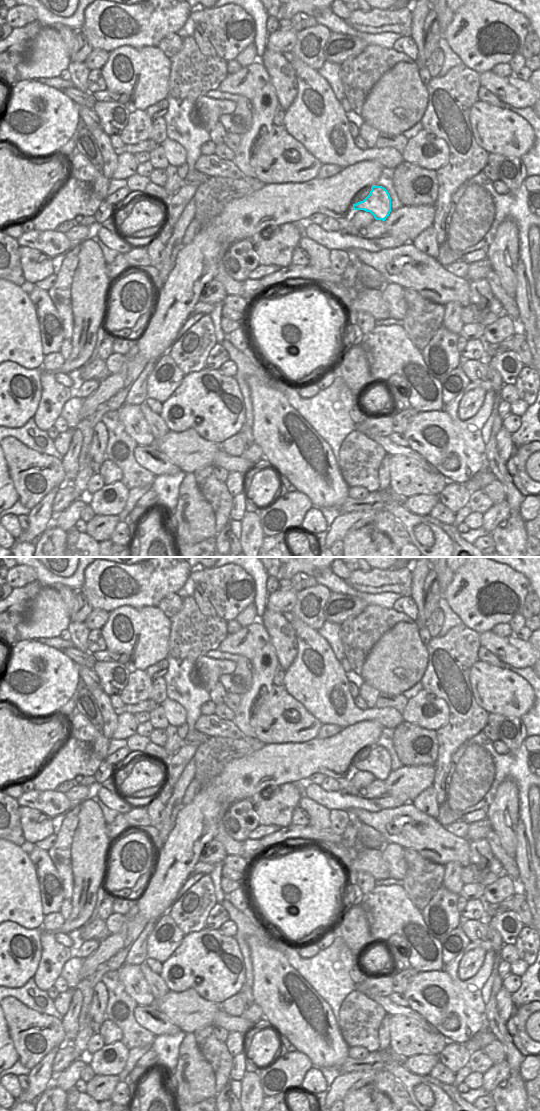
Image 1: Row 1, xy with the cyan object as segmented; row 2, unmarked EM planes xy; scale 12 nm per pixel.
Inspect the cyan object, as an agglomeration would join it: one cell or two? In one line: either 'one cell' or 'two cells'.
one cell

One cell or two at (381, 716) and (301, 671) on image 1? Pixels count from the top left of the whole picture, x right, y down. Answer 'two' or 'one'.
one

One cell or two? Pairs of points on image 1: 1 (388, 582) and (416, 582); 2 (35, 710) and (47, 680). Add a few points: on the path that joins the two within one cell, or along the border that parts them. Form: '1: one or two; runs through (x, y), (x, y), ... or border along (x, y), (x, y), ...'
1: two; border along (411, 567), (411, 592), (409, 595)
2: one; runs through (35, 703), (35, 693), (41, 687)

